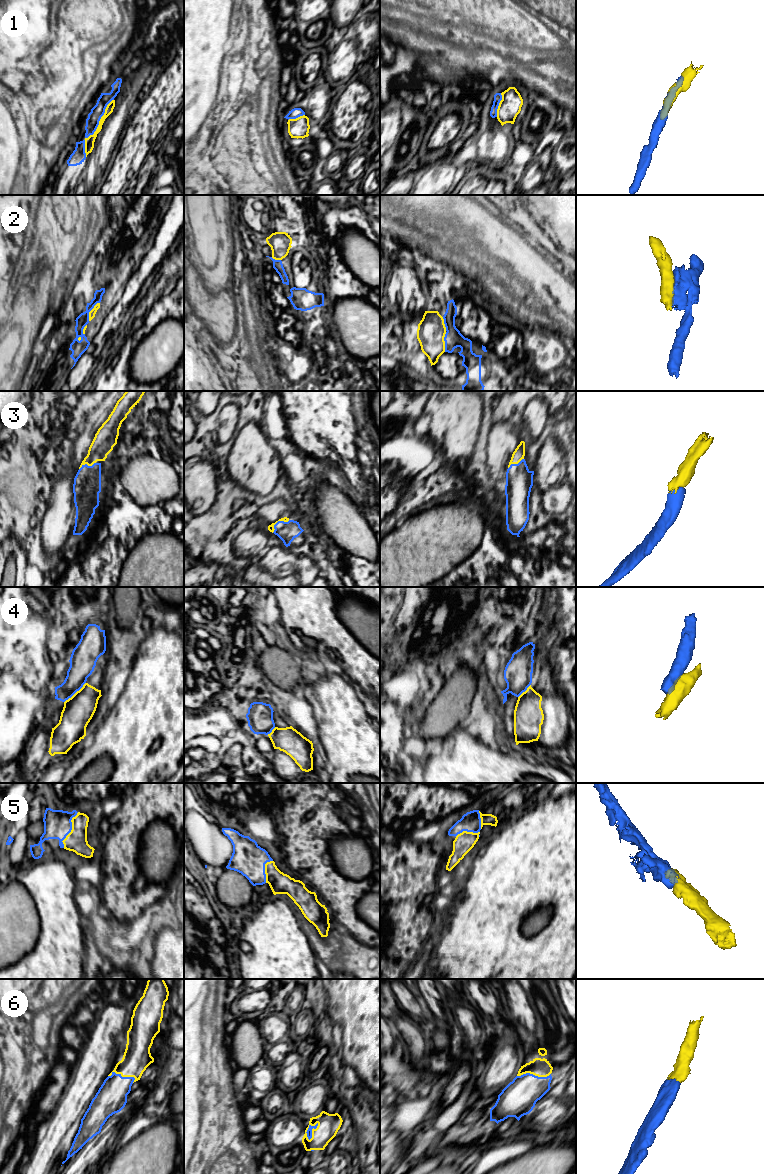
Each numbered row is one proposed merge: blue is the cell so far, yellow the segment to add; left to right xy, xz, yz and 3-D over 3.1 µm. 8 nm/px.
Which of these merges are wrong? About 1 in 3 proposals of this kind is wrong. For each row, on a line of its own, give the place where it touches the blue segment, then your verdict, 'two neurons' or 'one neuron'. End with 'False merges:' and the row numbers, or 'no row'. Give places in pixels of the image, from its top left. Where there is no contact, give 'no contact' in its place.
1: meets blue in xy at (99, 120); one neuron
2: meets blue in xy at (90, 310); two neurons
3: meets blue in xz at (278, 521); one neuron
4: meets blue in xy at (75, 692); two neurons
5: meets blue in xy at (71, 829); one neuron
6: meets blue in xz at (311, 1131); one neuron
False merges: 2, 4

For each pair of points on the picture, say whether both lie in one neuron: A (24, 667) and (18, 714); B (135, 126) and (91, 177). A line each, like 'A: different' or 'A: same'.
A: same
B: different

